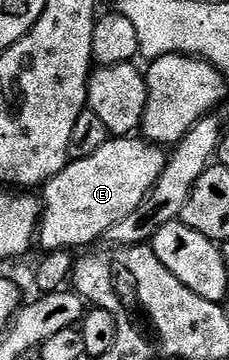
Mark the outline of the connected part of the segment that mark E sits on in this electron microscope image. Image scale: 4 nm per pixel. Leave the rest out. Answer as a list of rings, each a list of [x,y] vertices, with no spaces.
[[[115,136],[105,143],[93,156],[76,158],[68,161],[66,168],[57,172],[42,187],[41,217],[37,222],[37,242],[44,246],[44,251],[69,250],[75,246],[87,246],[90,242],[102,239],[117,224],[117,220],[125,220],[147,199],[157,180],[167,167],[169,158],[164,147],[154,145],[139,136]]]

